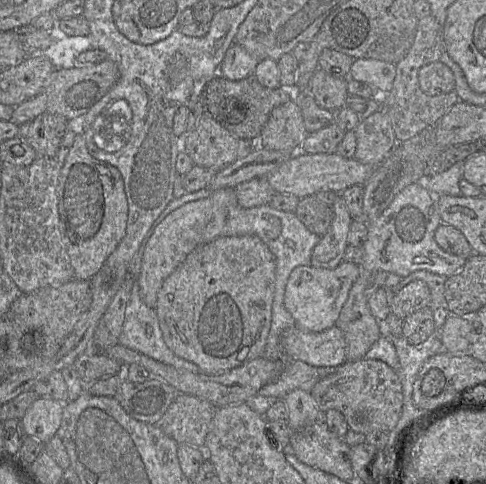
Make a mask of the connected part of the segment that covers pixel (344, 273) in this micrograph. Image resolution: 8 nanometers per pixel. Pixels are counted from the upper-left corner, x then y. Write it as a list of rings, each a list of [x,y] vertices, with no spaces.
[[[343,261],[334,269],[317,268],[312,265],[298,266],[288,278],[284,306],[292,315],[295,324],[303,330],[322,332],[336,325],[353,283],[360,274],[360,266]]]

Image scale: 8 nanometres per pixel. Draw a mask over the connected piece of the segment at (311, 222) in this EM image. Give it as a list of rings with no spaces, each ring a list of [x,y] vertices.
[[[314,195],[300,198],[294,213],[309,231],[321,237],[333,221],[332,206],[319,201]]]

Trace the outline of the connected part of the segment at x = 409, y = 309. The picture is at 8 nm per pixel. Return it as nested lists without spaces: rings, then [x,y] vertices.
[[[415,280],[394,292],[392,298],[389,298],[389,307],[391,313],[404,319],[413,312],[428,307],[430,299],[431,294],[427,284]]]

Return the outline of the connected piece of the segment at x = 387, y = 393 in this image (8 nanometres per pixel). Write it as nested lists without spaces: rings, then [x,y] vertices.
[[[362,358],[346,361],[337,370],[321,379],[310,391],[322,412],[339,410],[345,417],[349,429],[367,434],[371,431],[394,431],[403,407],[402,385],[398,373],[381,360]]]

